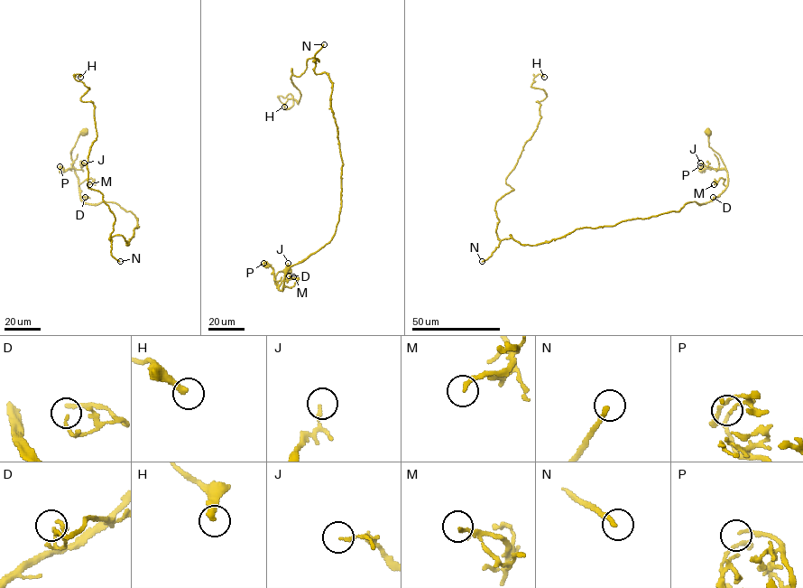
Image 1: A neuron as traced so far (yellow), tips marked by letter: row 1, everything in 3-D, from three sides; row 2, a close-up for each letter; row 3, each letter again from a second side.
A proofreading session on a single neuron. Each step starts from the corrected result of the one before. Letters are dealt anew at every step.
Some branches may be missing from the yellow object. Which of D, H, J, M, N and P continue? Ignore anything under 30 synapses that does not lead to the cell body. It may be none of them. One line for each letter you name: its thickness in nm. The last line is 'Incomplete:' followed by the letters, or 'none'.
N: Thickness 240 nm
Incomplete: N

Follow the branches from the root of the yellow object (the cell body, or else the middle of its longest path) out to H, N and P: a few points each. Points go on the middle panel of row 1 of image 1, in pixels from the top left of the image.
H: (287, 271), (280, 290), (340, 210), (317, 59), (291, 68), (300, 95), (284, 107)
N: (287, 271), (275, 275), (280, 290), (290, 266), (331, 239), (340, 210), (332, 82), (314, 71), (324, 44)
P: (287, 271), (279, 271), (275, 275), (278, 288), (273, 269), (265, 266), (263, 263)

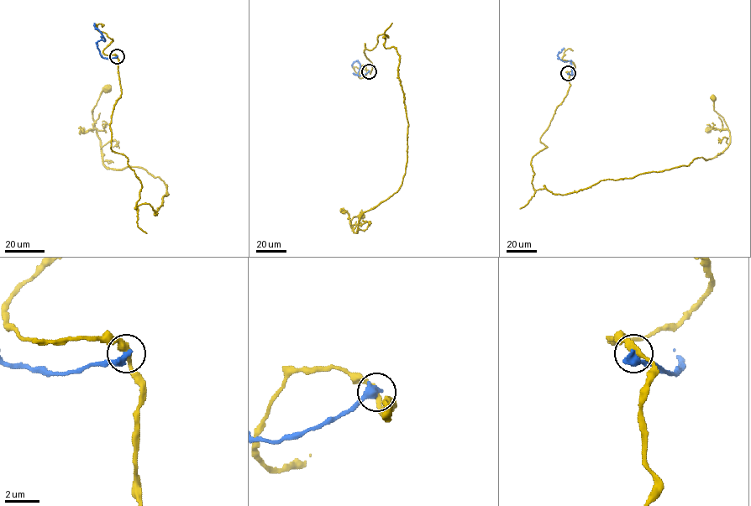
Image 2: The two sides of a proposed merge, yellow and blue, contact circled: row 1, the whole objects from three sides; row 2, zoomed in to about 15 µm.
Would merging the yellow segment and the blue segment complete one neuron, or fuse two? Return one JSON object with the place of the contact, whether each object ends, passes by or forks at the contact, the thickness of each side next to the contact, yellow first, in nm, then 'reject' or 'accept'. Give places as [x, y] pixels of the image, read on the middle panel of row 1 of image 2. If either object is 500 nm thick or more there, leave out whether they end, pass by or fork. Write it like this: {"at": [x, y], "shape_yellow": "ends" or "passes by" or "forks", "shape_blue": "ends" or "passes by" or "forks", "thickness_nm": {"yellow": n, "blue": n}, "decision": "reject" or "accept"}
{"at": [369, 71], "thickness_nm": {"yellow": 340, "blue": 500}, "decision": "reject"}

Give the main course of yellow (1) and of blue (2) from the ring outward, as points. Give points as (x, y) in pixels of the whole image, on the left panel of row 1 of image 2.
1: (117, 56), (110, 148), (156, 214), (159, 177), (103, 164), (106, 89)
2: (117, 56), (108, 59), (102, 55), (97, 42), (104, 40), (104, 39), (95, 28), (94, 23)

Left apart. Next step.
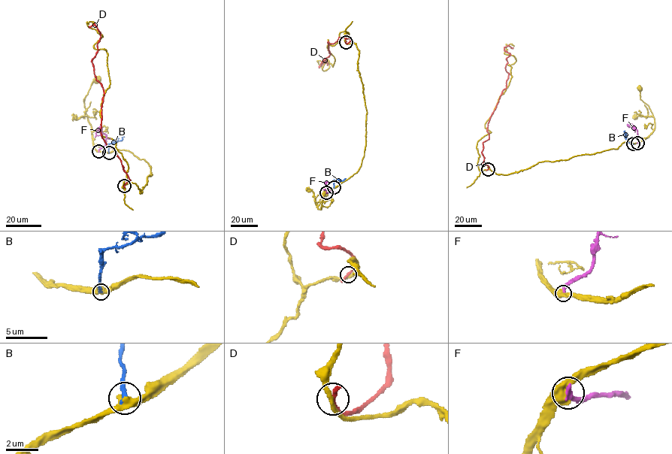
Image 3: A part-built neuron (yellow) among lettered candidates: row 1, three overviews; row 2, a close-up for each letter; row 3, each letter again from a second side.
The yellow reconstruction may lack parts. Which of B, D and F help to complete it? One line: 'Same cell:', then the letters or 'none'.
Same cell: B

